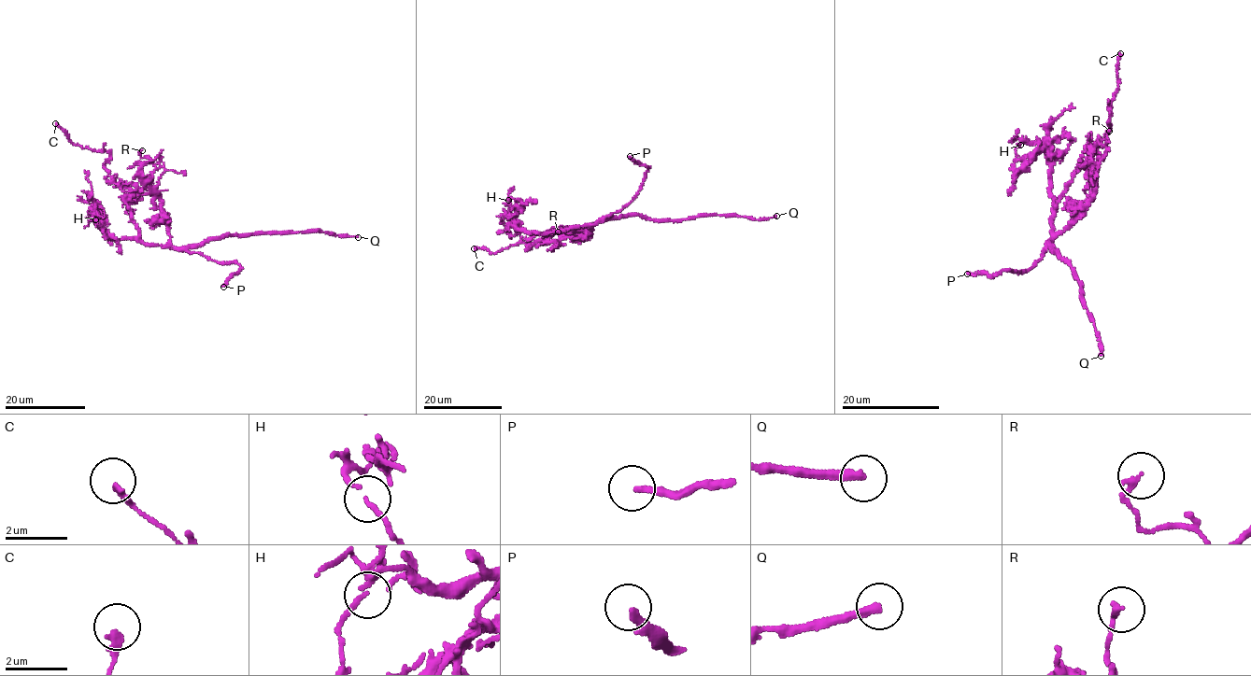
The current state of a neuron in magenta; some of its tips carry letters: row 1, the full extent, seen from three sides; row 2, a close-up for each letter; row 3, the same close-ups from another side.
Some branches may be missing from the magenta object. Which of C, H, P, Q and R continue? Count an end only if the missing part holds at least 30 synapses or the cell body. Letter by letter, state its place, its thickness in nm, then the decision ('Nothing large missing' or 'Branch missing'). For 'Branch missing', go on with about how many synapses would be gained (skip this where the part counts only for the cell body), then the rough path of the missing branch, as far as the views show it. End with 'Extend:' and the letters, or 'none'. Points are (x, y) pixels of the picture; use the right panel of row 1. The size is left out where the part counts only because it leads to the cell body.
C: Place: (1120, 53). Thickness 180 nm. Nothing large missing
H: Place: (1020, 145). Thickness 110 nm. Nothing large missing
P: Place: (967, 274). Thickness 240 nm. Branch missing. Course of what is missing: (967, 274), (947, 288), (937, 287), (931, 292)
Q: Place: (1101, 356). Thickness 280 nm. Branch missing. Roughly 130 synapses
R: Place: (1109, 131). Thickness 170 nm. Nothing large missing
Extend: P, Q

